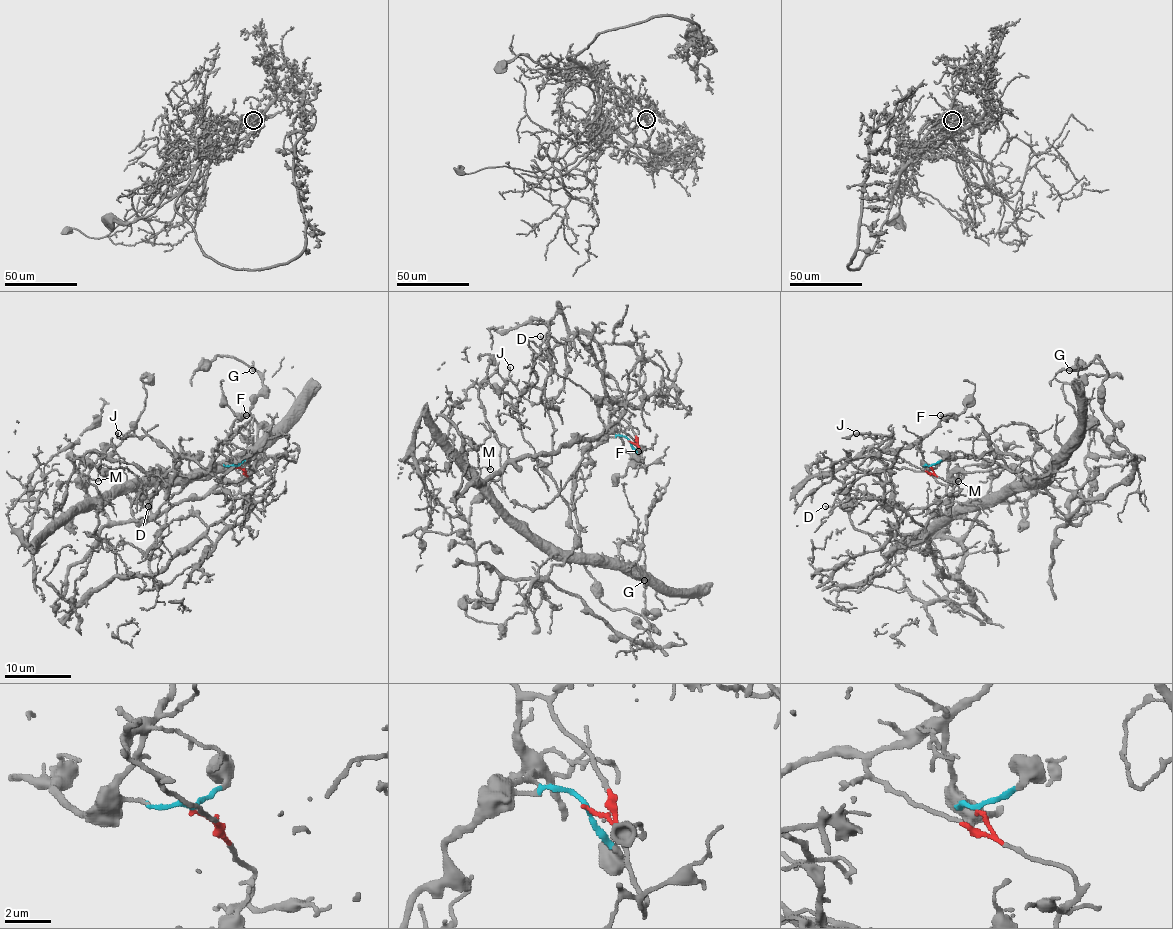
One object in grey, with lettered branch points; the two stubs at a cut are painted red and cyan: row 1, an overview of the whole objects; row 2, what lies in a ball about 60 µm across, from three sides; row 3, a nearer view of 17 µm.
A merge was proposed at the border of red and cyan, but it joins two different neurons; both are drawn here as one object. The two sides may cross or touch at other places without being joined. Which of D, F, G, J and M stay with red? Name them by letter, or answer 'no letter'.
D, J

